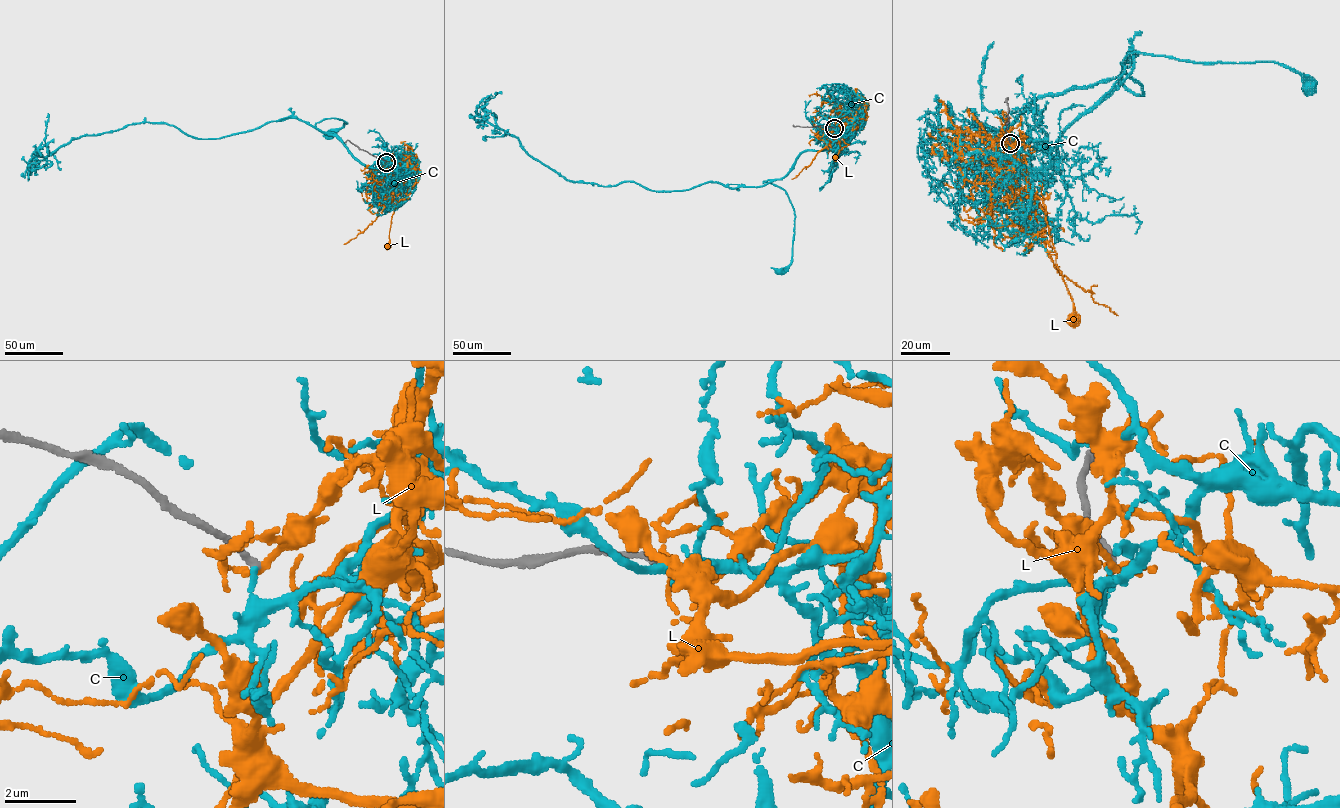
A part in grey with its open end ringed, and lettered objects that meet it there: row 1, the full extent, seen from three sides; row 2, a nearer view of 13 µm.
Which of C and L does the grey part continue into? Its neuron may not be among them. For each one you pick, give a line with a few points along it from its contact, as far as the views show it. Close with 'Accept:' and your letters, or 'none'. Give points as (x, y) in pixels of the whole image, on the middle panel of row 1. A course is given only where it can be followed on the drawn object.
Accept: none

